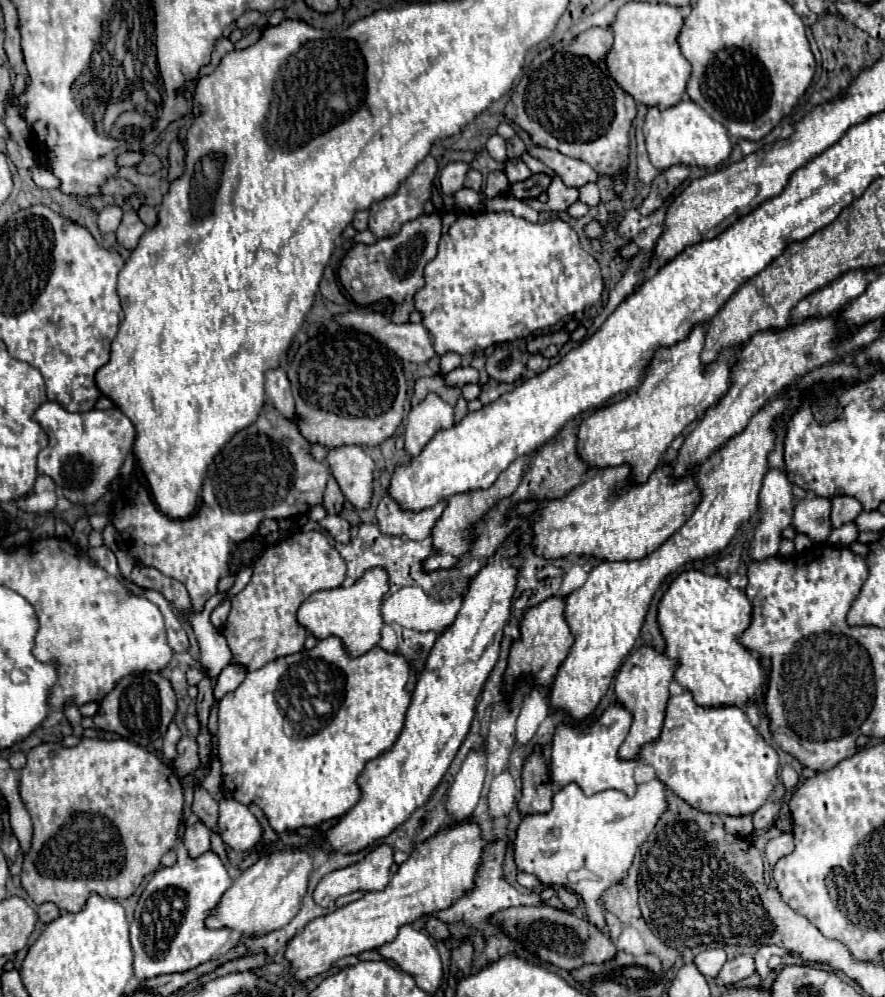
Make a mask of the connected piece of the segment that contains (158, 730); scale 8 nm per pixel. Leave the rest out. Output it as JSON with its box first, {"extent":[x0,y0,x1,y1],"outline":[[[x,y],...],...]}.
{"extent":[94,672,176,746],"outline":[[[136,672],[120,680],[116,688],[100,702],[100,708],[94,716],[94,724],[102,730],[116,732],[126,740],[132,740],[140,746],[150,746],[160,738],[176,714],[176,696],[166,678],[156,672]]]}

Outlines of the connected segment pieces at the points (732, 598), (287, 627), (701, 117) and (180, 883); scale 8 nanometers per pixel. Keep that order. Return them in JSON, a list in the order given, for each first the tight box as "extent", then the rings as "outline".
[{"extent":[658,570,766,708],"outline":[[[684,570],[680,572],[658,604],[658,626],[666,640],[664,654],[680,662],[674,672],[674,680],[694,694],[694,700],[700,706],[738,706],[744,708],[746,700],[750,700],[766,680],[764,668],[760,660],[748,652],[740,642],[738,634],[748,628],[752,620],[752,604],[744,596],[742,590],[732,588],[726,578],[714,574],[704,574],[700,570]]]},{"extent":[222,530,346,670],"outline":[[[318,530],[294,532],[266,548],[266,552],[254,562],[254,572],[246,588],[230,600],[232,610],[222,634],[232,650],[232,662],[246,670],[258,670],[270,660],[300,652],[308,634],[296,620],[300,604],[318,590],[342,586],[344,578],[346,564],[342,556]]]},{"extent":[644,100,732,170],"outline":[[[682,100],[670,108],[648,108],[644,120],[644,136],[646,136],[646,150],[650,162],[658,170],[666,170],[676,164],[684,166],[698,166],[698,168],[716,168],[726,162],[732,154],[732,142],[728,130],[712,120],[696,102]]]},{"extent":[130,840,232,980],"outline":[[[180,840],[176,844],[176,854],[178,860],[174,866],[160,868],[150,878],[130,924],[134,974],[140,980],[192,970],[214,958],[232,936],[230,928],[206,928],[206,918],[218,906],[222,894],[232,886],[232,878],[228,876],[218,854],[208,850],[202,856],[192,858]]]}]

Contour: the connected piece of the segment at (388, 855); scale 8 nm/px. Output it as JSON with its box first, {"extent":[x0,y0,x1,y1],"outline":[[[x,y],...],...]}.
{"extent":[314,844,394,908],"outline":[[[380,844],[370,850],[360,862],[326,874],[314,890],[316,904],[328,908],[336,902],[336,898],[354,890],[384,890],[390,880],[390,866],[394,862],[392,854],[394,850],[388,844]]]}

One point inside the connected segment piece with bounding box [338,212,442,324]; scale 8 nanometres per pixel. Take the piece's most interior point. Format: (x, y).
(396, 265)

